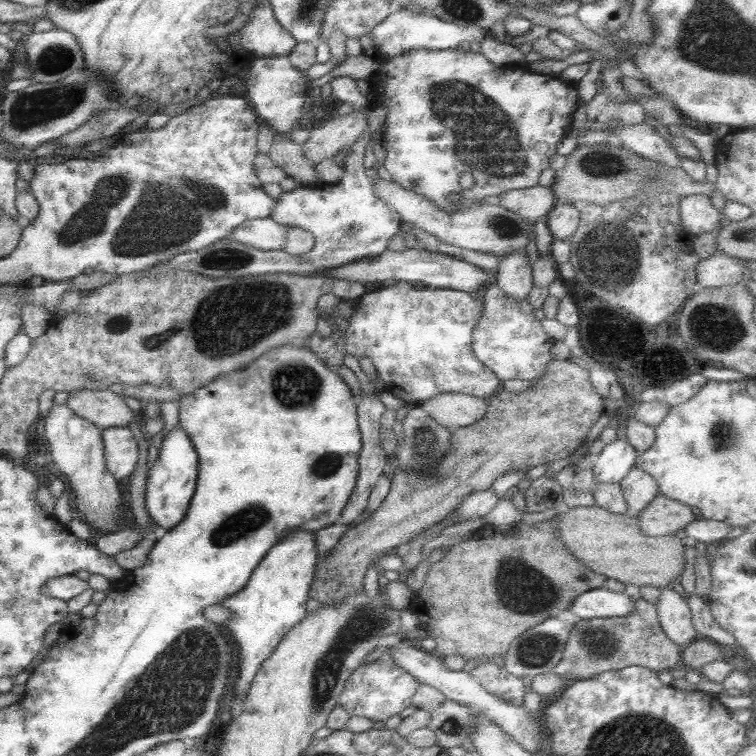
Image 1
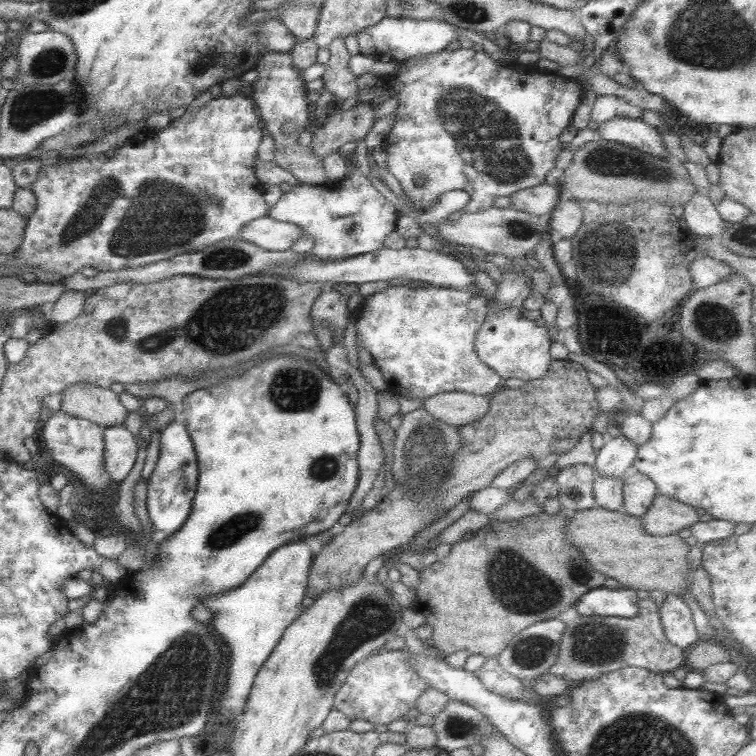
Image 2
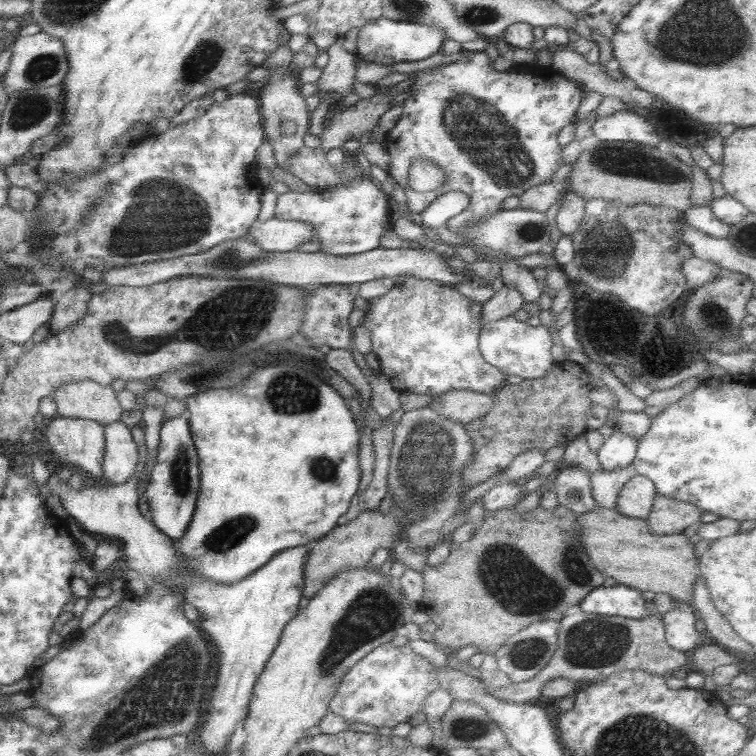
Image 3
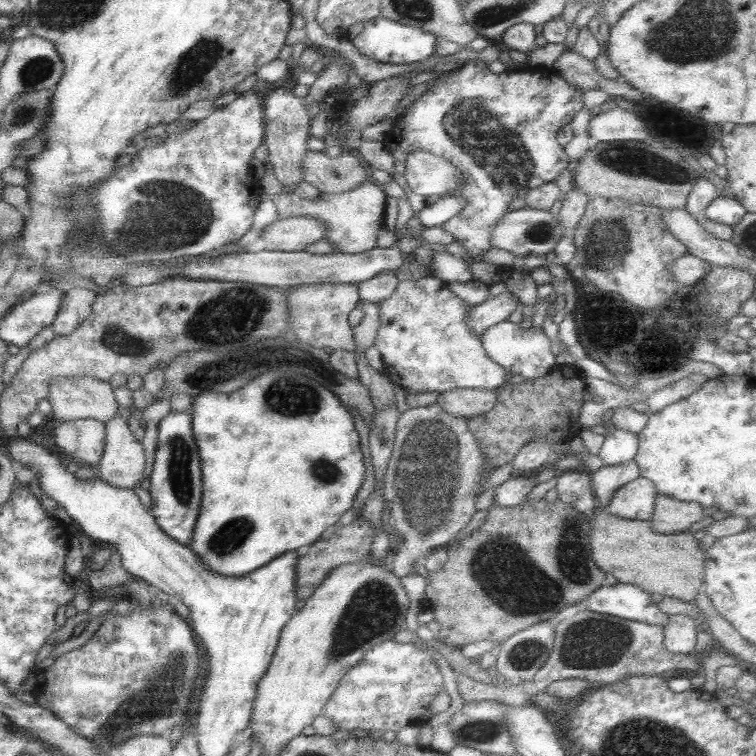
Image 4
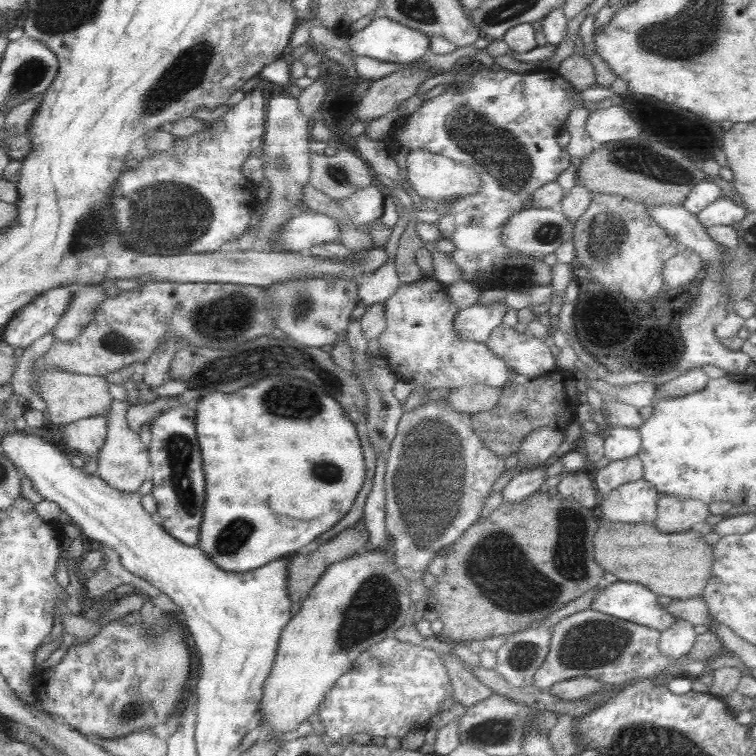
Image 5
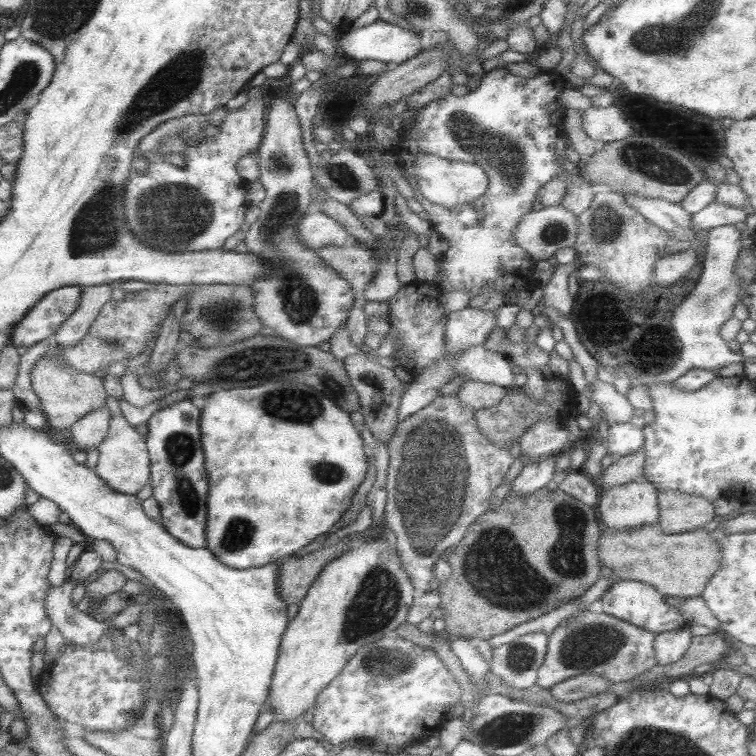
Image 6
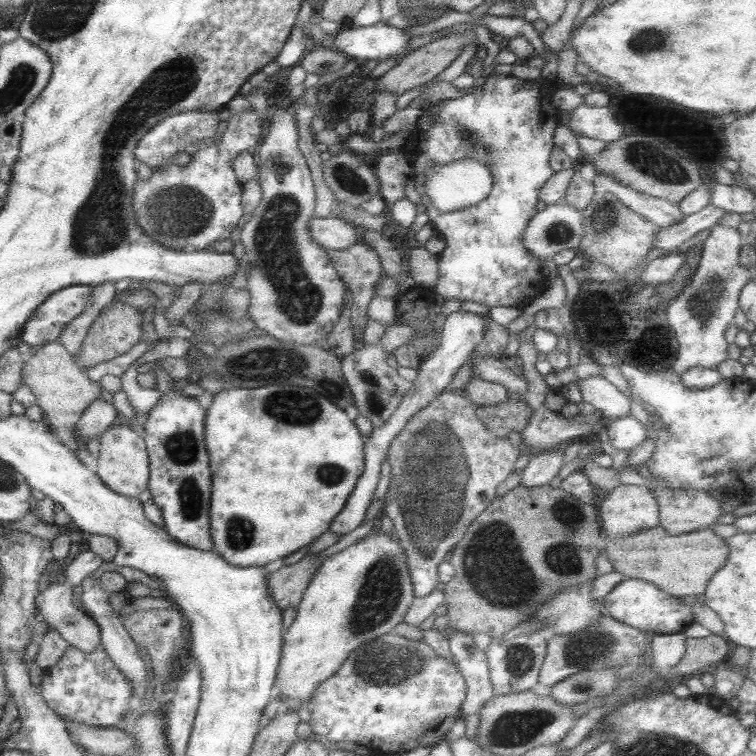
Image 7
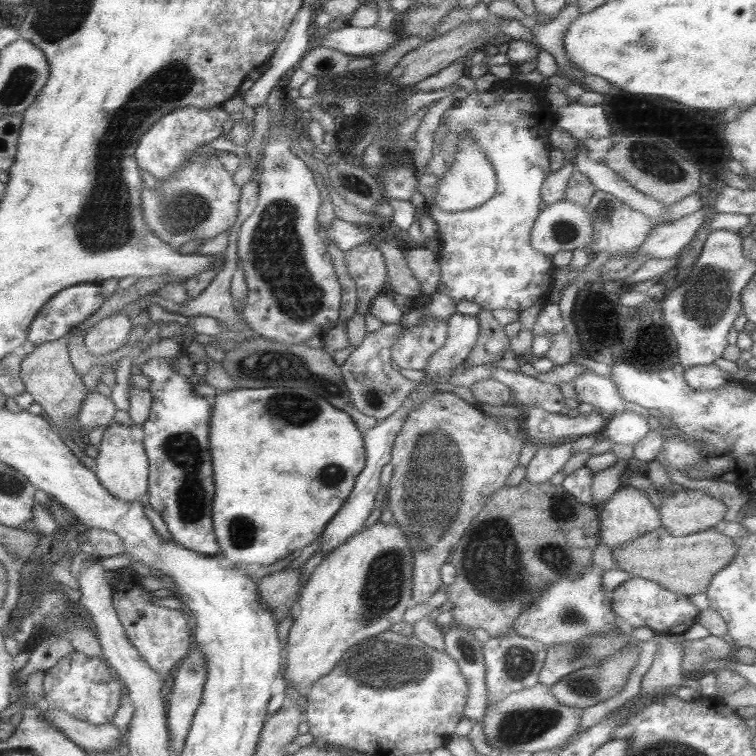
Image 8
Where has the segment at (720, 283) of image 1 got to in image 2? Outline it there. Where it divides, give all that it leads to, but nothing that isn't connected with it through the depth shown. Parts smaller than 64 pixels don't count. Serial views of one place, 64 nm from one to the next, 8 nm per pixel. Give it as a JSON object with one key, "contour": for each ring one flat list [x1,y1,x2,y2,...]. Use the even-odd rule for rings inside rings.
{"contour":[[700,256,690,263,688,268,690,278,692,278,692,288,694,290,708,288,720,281,724,281,734,273,734,270,720,260]]}

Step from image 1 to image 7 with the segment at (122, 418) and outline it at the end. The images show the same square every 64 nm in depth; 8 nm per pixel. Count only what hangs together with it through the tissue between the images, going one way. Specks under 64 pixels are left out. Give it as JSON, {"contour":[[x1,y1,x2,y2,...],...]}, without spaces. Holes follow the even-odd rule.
{"contour":[[57,339,38,347,36,353,25,357,24,361,21,370,23,382,36,397,36,405,42,409,43,423,49,426,58,440,76,453,81,443,77,440,75,426,88,406,103,399,99,384,88,377]]}

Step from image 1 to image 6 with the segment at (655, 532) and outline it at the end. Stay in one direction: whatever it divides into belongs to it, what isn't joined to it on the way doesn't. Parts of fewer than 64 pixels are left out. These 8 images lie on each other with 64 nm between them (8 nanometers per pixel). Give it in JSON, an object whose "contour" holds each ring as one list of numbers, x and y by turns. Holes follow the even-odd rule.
{"contour":[[658,490,657,501,658,523,664,534,687,533,703,528,716,516,713,501,695,494]]}

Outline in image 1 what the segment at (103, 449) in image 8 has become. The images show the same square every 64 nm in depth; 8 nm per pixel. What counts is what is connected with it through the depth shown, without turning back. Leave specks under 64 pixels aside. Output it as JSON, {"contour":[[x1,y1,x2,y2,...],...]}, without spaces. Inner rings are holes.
{"contour":[[128,427,107,428,102,431,105,467,118,480,130,476,138,460,138,444]]}

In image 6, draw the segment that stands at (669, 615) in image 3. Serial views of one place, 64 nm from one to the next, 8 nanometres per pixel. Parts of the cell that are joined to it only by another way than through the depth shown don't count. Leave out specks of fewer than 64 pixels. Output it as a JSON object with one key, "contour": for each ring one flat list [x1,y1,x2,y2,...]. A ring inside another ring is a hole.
{"contour":[[688,624,655,635,653,644,657,664,670,664,680,660,692,642]]}

